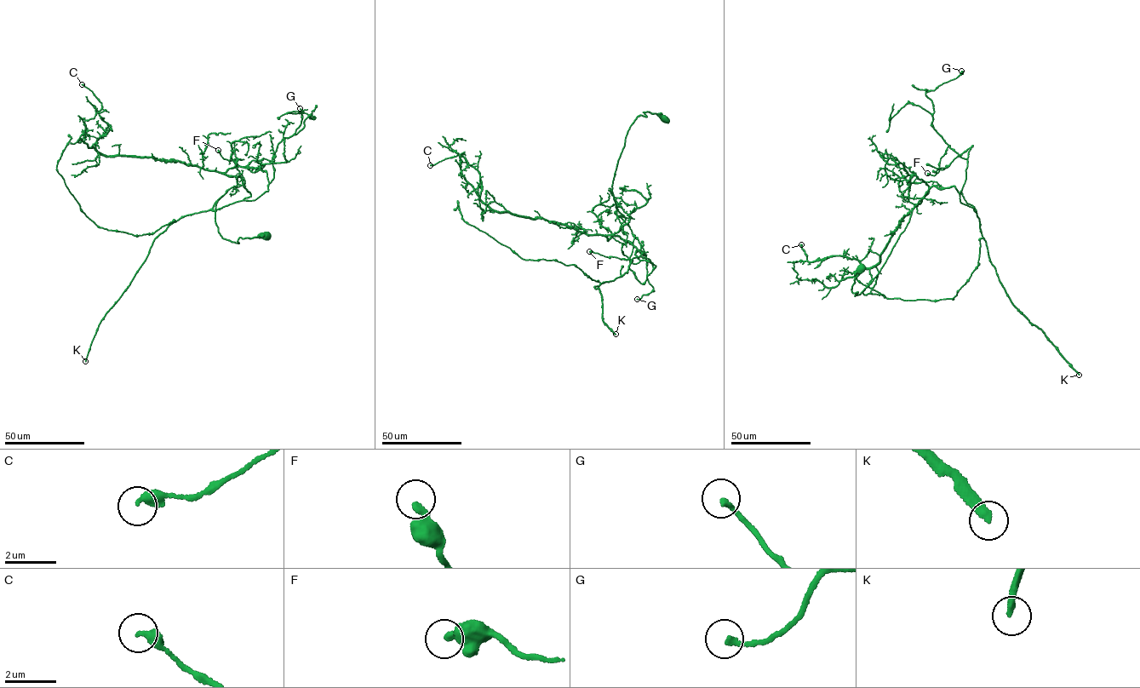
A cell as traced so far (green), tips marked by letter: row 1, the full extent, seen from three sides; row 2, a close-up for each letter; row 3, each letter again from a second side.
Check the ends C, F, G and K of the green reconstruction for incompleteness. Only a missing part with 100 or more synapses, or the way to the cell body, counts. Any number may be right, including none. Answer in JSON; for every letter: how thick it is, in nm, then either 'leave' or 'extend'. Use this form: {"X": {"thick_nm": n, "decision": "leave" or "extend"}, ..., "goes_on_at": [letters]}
{"C": {"thick_nm": 360, "decision": "leave"}, "F": {"thick_nm": 320, "decision": "leave"}, "G": {"thick_nm": 190, "decision": "leave"}, "K": {"thick_nm": 320, "decision": "extend"}, "goes_on_at": ["K"]}

